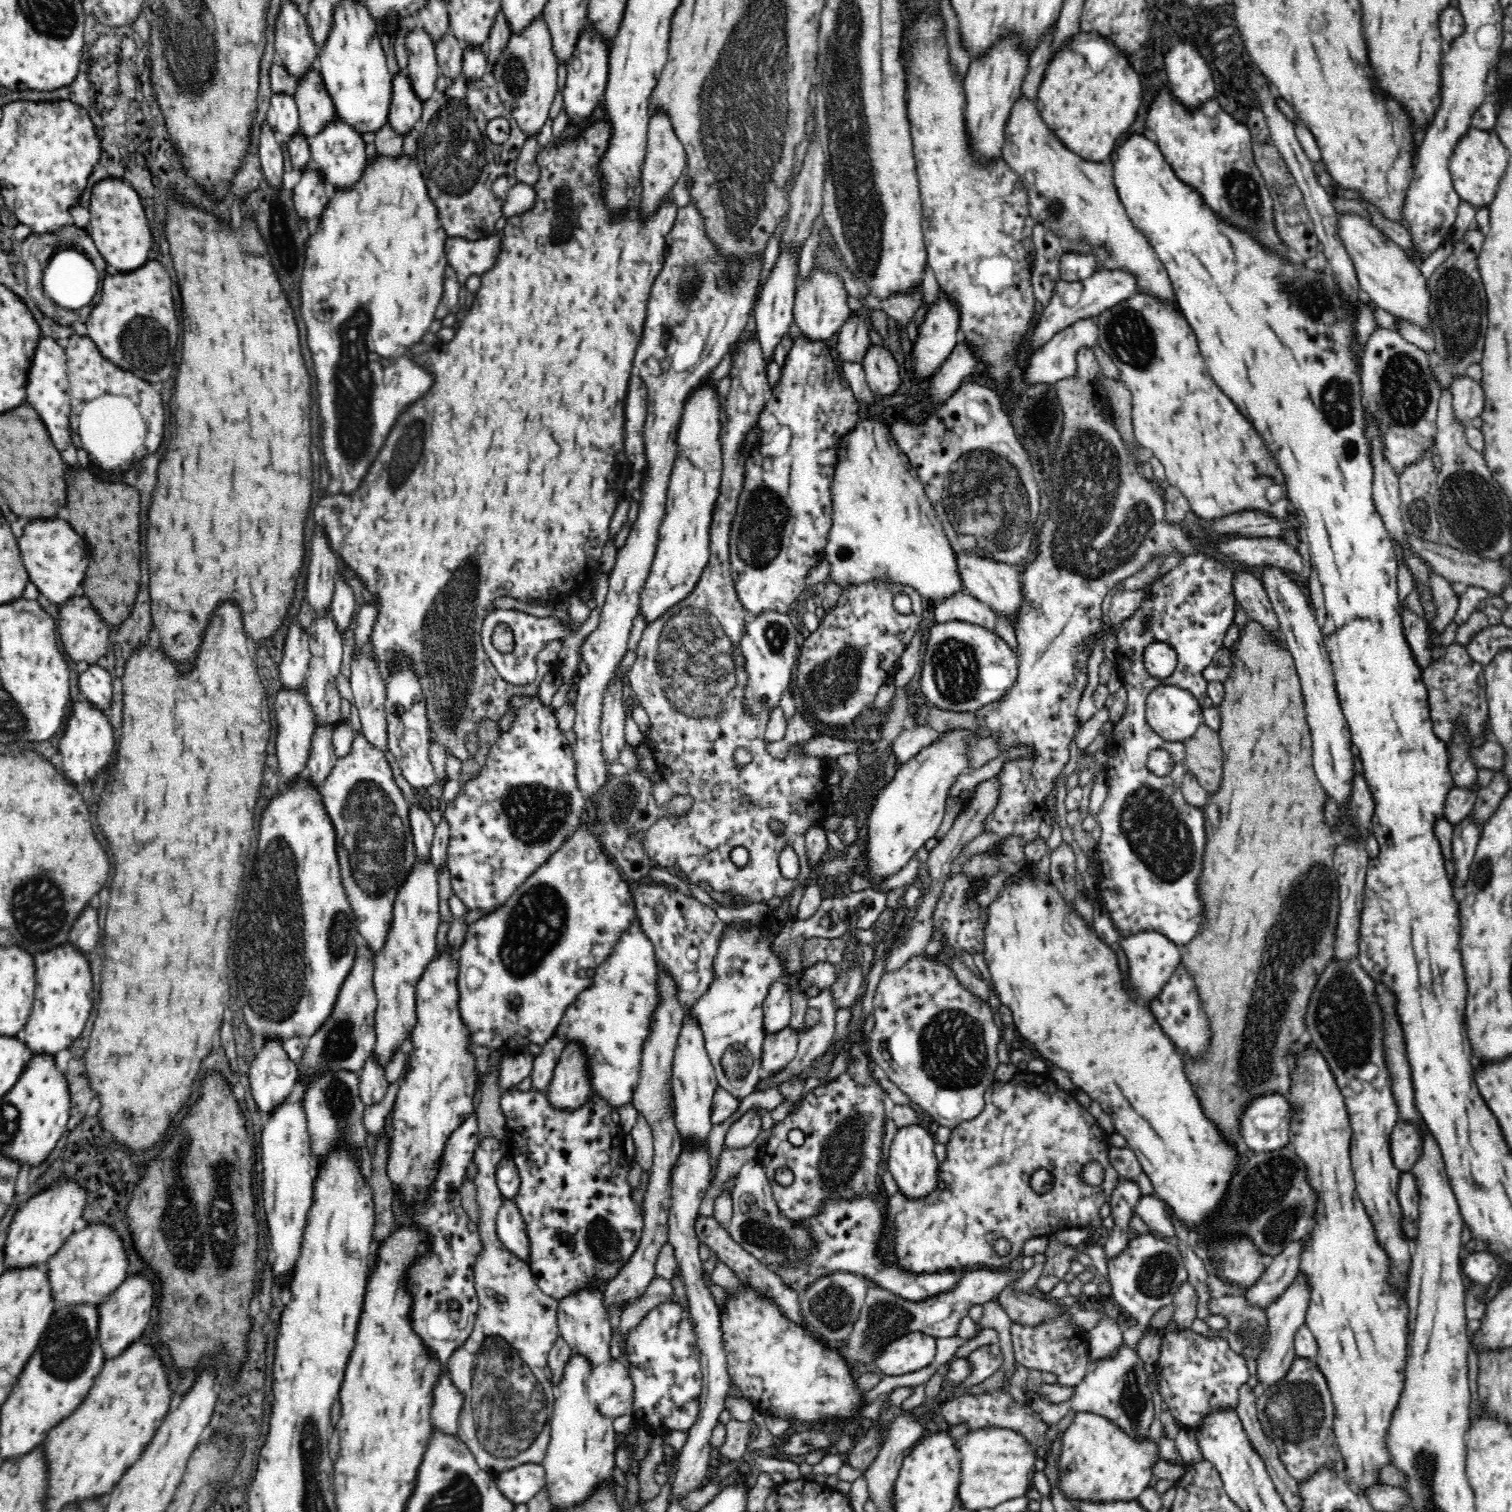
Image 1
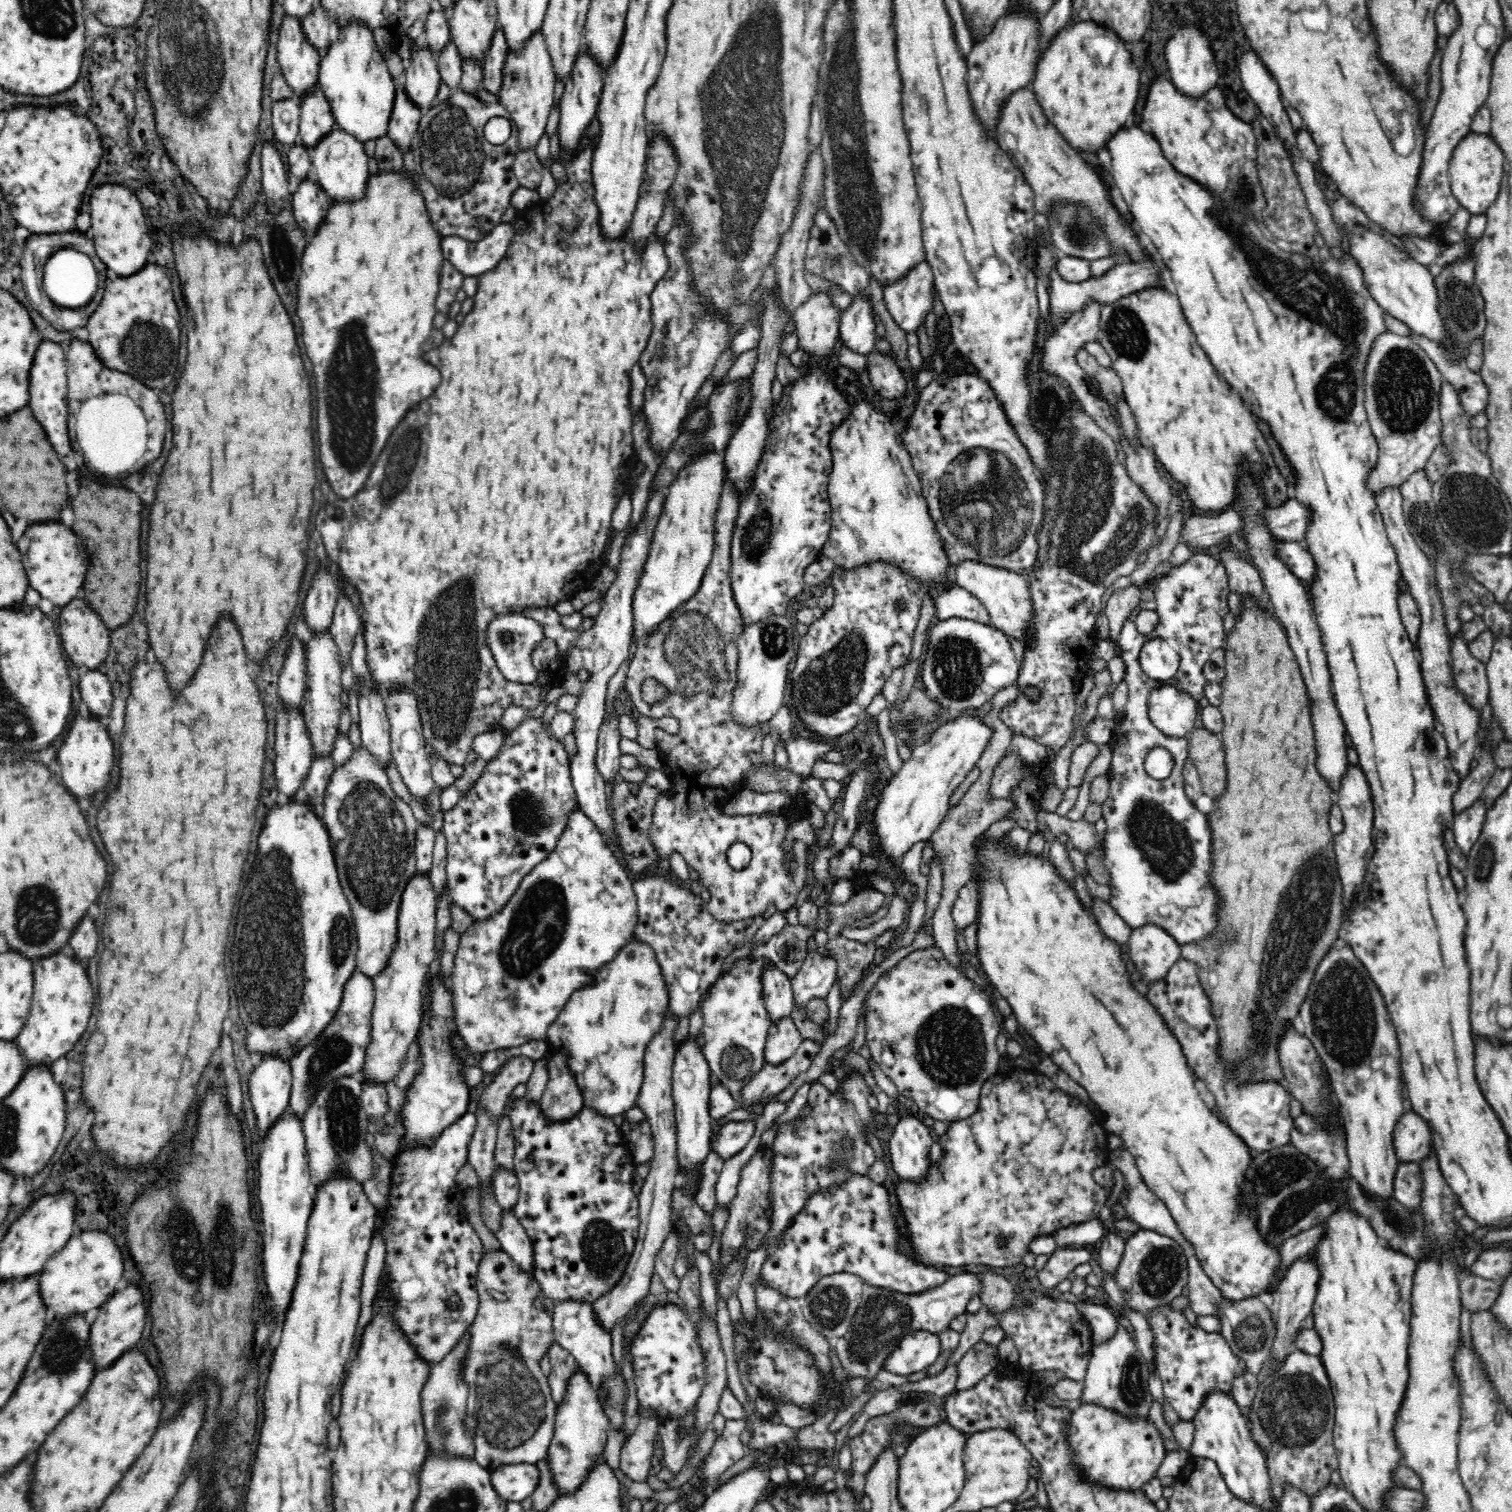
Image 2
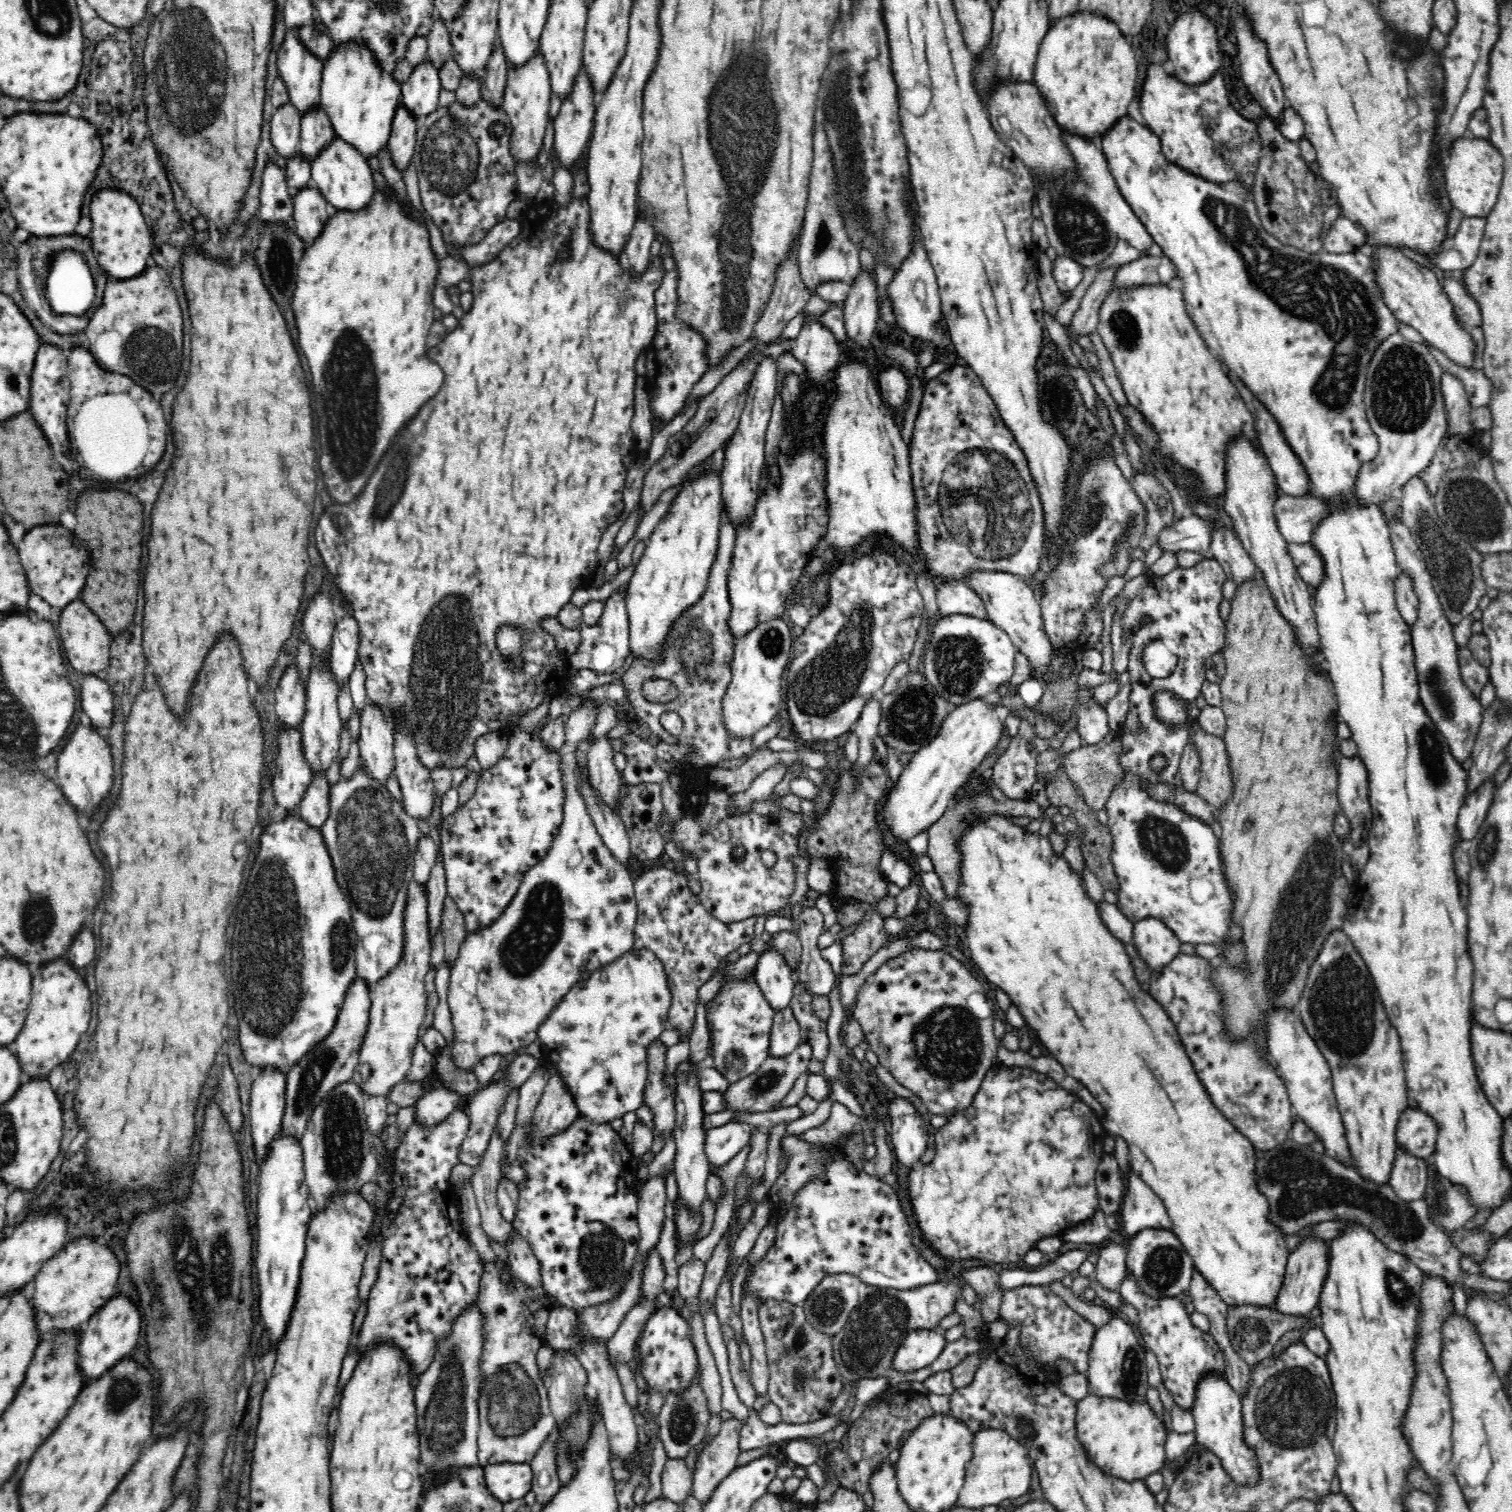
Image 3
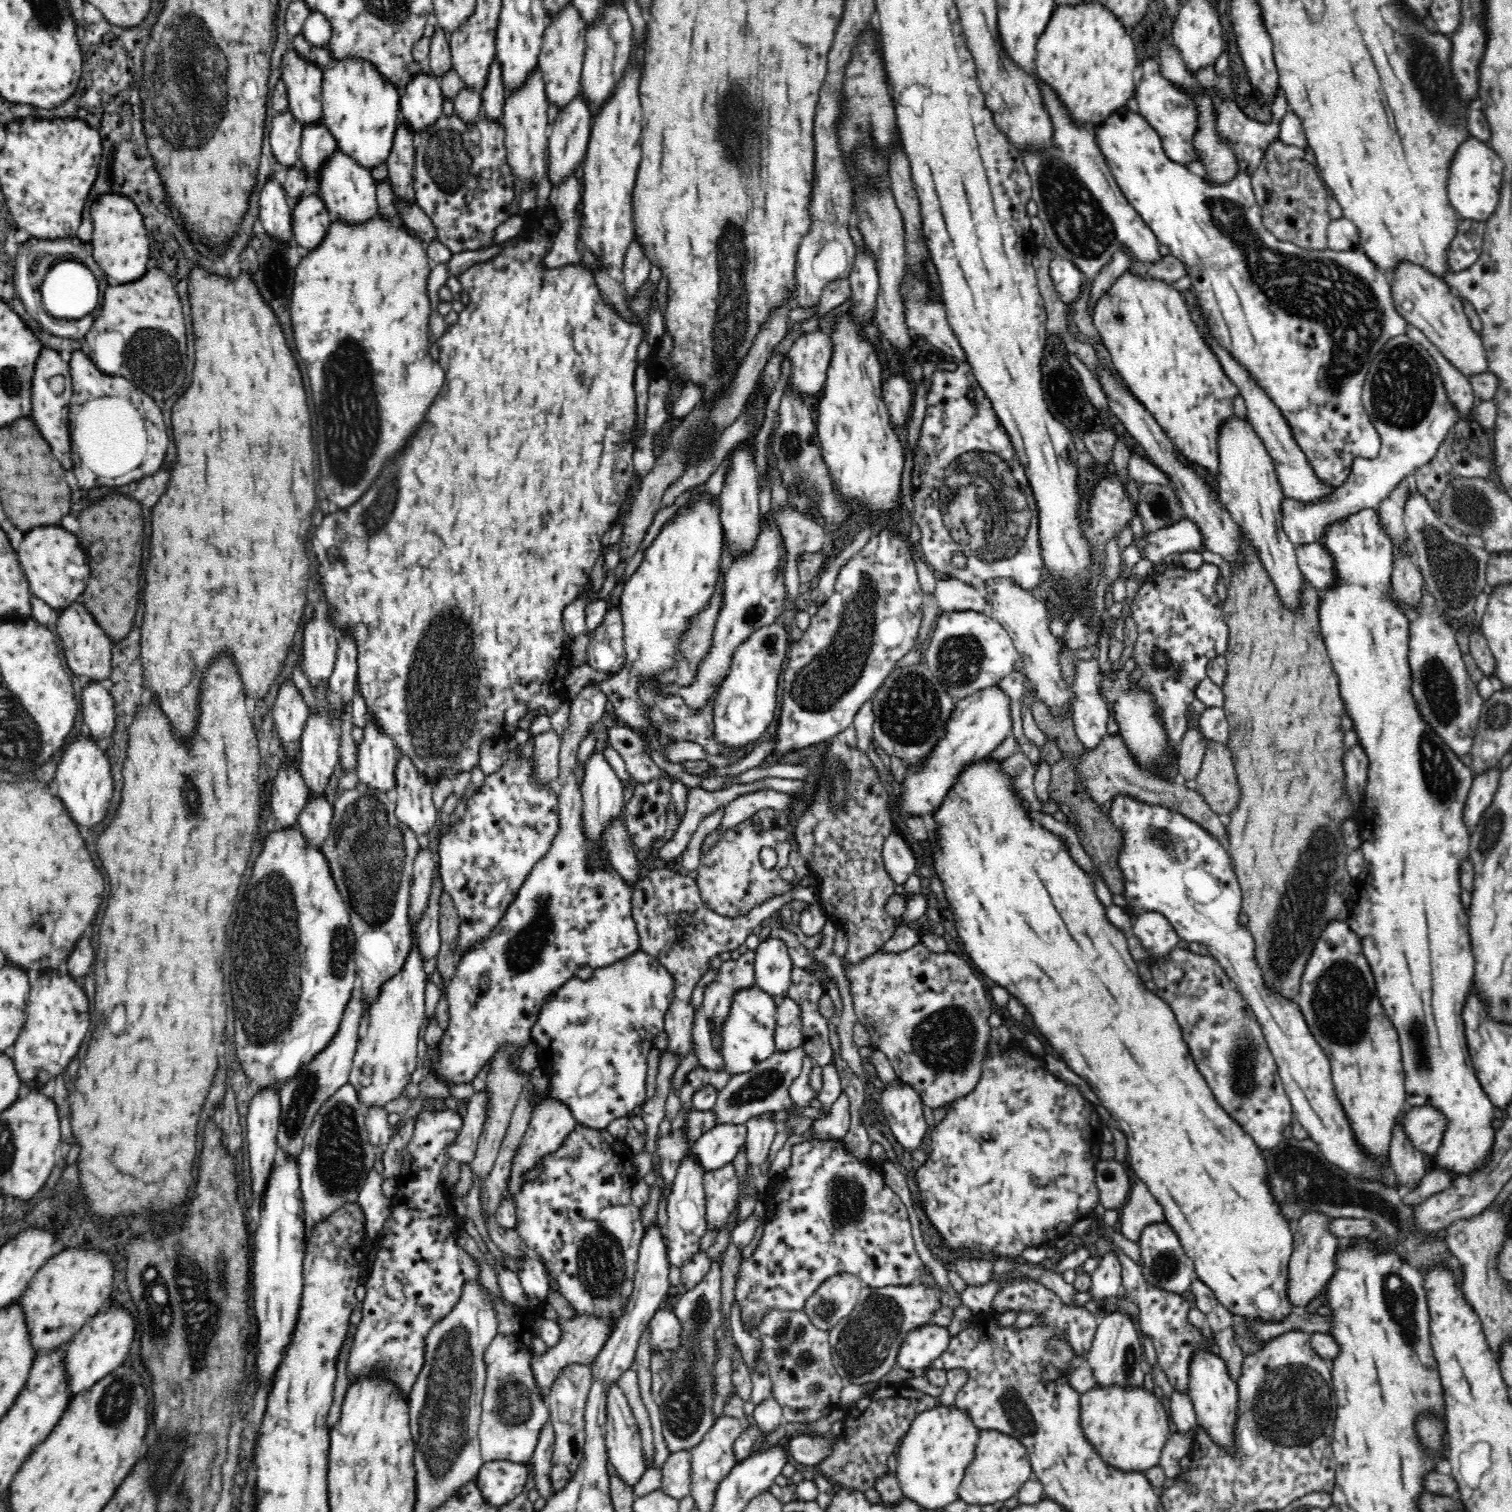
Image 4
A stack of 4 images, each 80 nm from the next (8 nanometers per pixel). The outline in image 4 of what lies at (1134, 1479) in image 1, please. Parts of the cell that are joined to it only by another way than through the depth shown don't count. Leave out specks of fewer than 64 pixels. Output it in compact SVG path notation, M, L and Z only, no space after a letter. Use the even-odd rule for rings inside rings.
M1096 1386L1081 1394L1079 1401L1084 1437L1106 1465L1124 1474L1145 1474L1149 1468L1159 1465L1170 1436L1171 1417L1154 1393L1144 1387Z

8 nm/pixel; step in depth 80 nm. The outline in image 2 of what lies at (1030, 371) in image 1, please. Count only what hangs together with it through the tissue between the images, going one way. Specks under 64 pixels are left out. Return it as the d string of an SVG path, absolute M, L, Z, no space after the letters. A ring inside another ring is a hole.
M1090 303L1089 305L1086 305L1081 311L1075 312L1070 318L1068 318L1066 322L1063 322L1058 328L1056 328L1056 330L1054 330L1054 332L1050 334L1048 339L1046 339L1044 342L1042 356L1039 360L1039 366L1043 371L1046 371L1046 373L1066 379L1066 381L1069 382L1069 386L1071 387L1074 396L1077 397L1079 402L1081 402L1083 409L1090 416L1092 416L1092 418L1098 423L1098 426L1102 428L1102 430L1105 430L1108 434L1110 434L1110 436L1112 436L1113 441L1120 448L1120 463L1124 465L1126 455L1123 452L1122 447L1120 447L1120 431L1118 431L1118 427L1116 427L1116 423L1114 423L1114 417L1112 417L1110 406L1108 406L1108 403L1106 403L1106 401L1101 397L1100 393L1096 393L1097 387L1092 384L1088 374L1086 374L1086 371L1077 363L1076 358L1078 349L1082 349L1086 344L1088 344L1088 342L1094 342L1097 340L1100 324L1100 310L1101 308L1098 303Z

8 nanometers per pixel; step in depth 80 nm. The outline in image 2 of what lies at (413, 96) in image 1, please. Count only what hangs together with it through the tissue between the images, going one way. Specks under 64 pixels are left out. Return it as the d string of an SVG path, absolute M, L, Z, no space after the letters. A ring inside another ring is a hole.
M405 87L396 89L394 101L387 135L393 138L398 148L405 153L411 147L411 140L418 130L422 112L420 107L416 107L409 99Z

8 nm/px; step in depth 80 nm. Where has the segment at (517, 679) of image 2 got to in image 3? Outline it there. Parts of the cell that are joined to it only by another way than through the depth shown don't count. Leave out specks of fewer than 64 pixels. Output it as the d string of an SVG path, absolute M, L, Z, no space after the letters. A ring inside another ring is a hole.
M500 624L496 628L496 649L502 661L506 661L514 673L523 671L521 652L525 641L523 634L526 631L521 624Z

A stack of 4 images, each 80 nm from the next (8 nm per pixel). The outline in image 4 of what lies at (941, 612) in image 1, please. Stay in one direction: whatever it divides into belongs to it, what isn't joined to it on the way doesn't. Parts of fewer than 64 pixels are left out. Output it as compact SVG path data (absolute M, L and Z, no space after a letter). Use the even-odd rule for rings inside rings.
M954 577L936 581L935 596L944 613L987 610L987 601L981 591Z

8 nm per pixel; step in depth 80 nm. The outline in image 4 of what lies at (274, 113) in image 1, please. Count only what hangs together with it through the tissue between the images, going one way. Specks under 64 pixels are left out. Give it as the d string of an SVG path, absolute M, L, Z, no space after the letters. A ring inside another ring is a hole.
M289 108L273 118L271 125L269 139L277 161L287 167L299 164L303 124L294 118Z

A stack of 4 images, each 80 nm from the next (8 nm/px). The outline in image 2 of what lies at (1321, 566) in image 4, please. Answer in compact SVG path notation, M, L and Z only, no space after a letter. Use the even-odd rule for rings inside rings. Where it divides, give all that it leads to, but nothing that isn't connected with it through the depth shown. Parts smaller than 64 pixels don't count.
M1279 541L1276 544L1276 555L1299 579L1307 583L1314 578L1314 570L1316 570L1314 559L1309 551L1306 552L1298 543Z

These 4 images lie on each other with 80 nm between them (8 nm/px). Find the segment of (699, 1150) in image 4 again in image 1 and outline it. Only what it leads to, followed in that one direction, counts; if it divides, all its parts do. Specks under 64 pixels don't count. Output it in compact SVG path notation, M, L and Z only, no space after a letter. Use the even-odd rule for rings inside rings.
M753 1107L748 1109L738 1120L731 1124L725 1137L725 1146L730 1148L744 1148L750 1146L760 1138L762 1115L764 1108Z

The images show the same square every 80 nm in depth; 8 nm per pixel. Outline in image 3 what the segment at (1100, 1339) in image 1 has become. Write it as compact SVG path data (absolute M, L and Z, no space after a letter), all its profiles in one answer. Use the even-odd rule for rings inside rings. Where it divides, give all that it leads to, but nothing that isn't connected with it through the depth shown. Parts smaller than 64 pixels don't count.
M1060 1281L1053 1282L1048 1287L1053 1293L1059 1295L1059 1297L1070 1307L1073 1311L1081 1316L1082 1321L1088 1321L1090 1324L1096 1327L1096 1331L1103 1328L1104 1325L1109 1323L1112 1319L1110 1311L1099 1305L1088 1303L1084 1298L1079 1298L1072 1292L1072 1289L1068 1289L1060 1283Z

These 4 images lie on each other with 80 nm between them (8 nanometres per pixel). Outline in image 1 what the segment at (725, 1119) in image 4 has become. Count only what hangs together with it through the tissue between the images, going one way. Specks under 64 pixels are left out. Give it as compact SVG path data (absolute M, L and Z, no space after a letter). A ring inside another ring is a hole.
M828 986L828 988L821 989L820 994L814 998L809 998L808 1007L819 1011L818 1024L799 1034L794 1060L790 1061L782 1072L778 1072L774 1076L763 1076L762 1082L759 1083L761 1091L766 1088L777 1088L778 1084L798 1076L804 1069L811 1066L811 1062L829 1049L835 1035L835 1016L838 1010L833 996L834 992L831 990L831 986Z

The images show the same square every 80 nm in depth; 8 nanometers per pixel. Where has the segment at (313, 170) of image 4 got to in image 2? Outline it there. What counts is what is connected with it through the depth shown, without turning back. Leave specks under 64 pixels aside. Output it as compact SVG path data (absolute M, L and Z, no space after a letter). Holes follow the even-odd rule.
M318 82L310 88L310 92L302 94L299 99L301 118L299 120L299 142L312 147L328 132L339 128L335 124L332 109L322 87Z

